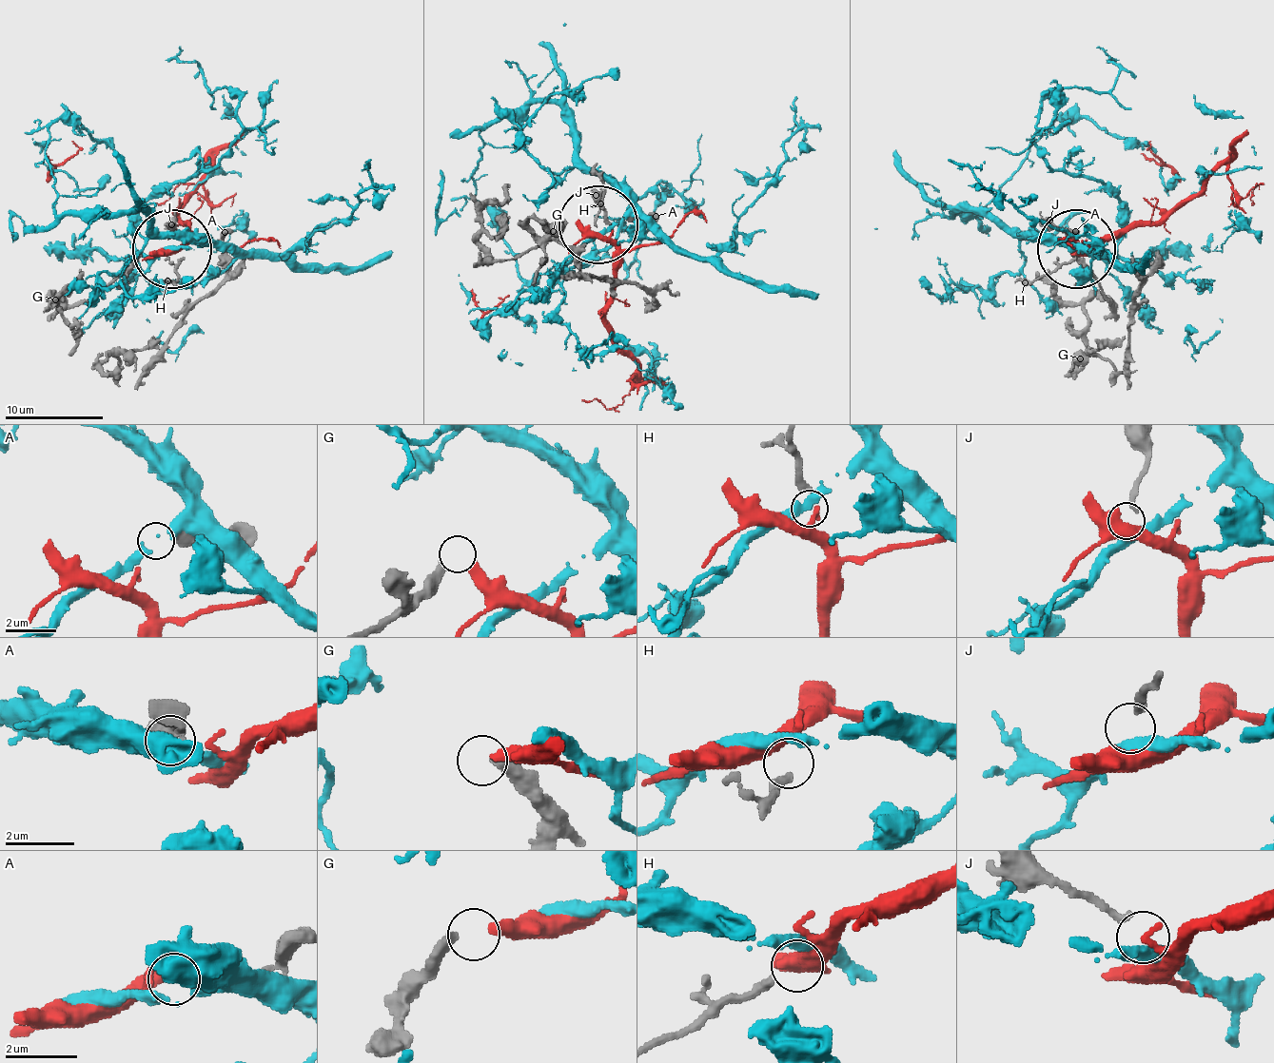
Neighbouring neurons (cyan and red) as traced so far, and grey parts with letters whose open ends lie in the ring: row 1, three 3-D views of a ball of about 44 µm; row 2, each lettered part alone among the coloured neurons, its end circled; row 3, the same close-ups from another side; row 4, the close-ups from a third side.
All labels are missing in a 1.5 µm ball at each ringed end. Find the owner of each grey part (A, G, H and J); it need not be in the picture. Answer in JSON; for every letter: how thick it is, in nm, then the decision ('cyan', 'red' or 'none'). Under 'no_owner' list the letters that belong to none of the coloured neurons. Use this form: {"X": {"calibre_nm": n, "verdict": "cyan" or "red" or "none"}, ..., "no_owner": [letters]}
{"A": {"calibre_nm": 650, "verdict": "none"}, "G": {"calibre_nm": 320, "verdict": "none"}, "H": {"calibre_nm": 280, "verdict": "none"}, "J": {"calibre_nm": 200, "verdict": "none"}, "no_owner": ["A", "G", "H", "J"]}

